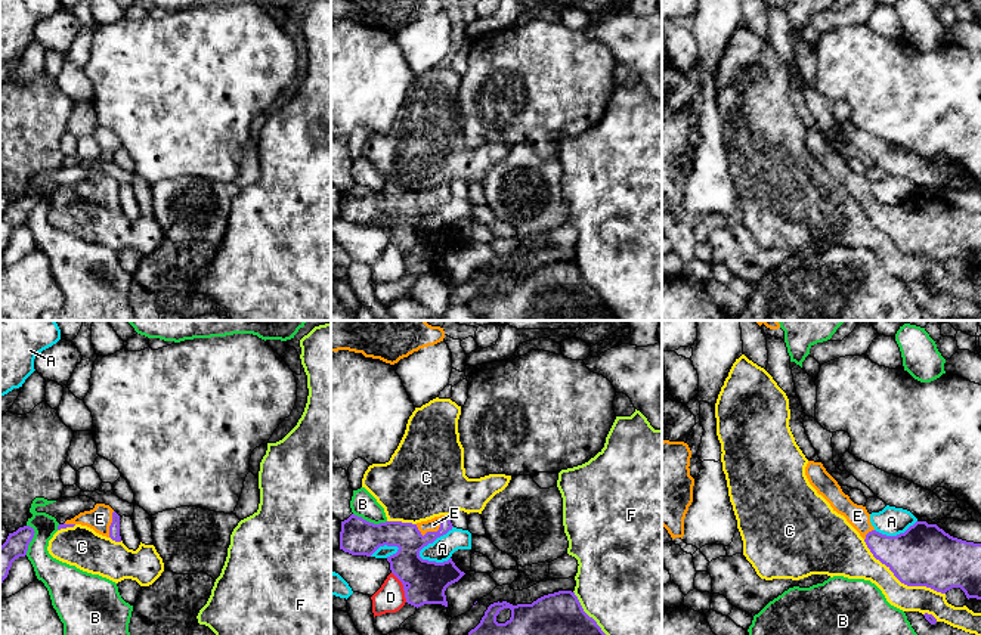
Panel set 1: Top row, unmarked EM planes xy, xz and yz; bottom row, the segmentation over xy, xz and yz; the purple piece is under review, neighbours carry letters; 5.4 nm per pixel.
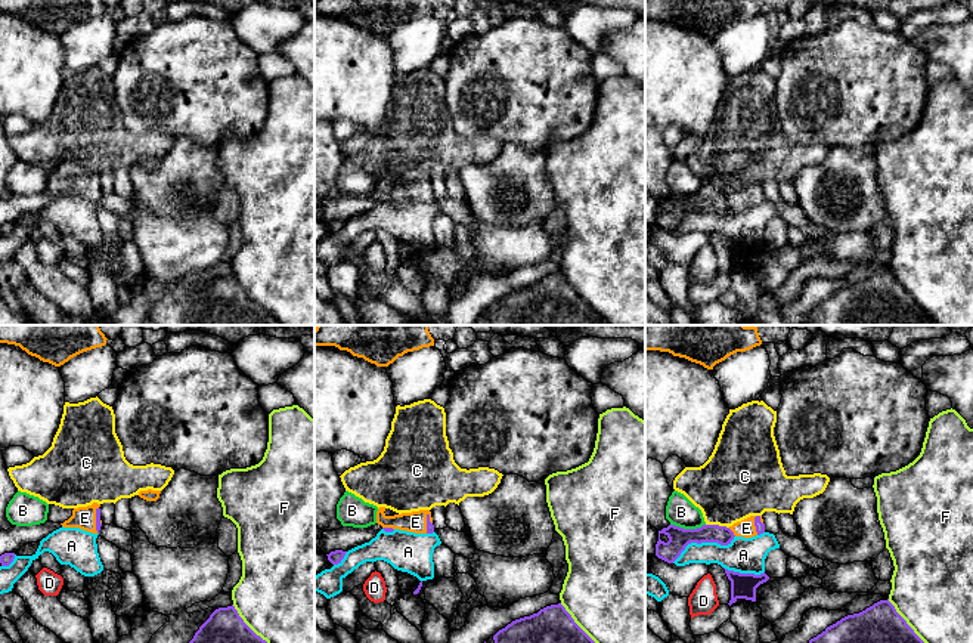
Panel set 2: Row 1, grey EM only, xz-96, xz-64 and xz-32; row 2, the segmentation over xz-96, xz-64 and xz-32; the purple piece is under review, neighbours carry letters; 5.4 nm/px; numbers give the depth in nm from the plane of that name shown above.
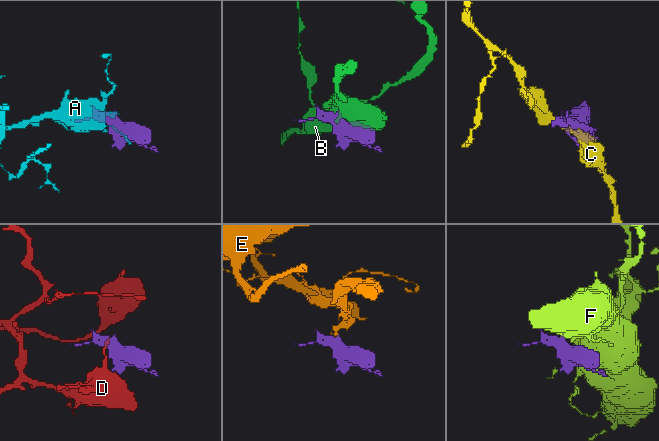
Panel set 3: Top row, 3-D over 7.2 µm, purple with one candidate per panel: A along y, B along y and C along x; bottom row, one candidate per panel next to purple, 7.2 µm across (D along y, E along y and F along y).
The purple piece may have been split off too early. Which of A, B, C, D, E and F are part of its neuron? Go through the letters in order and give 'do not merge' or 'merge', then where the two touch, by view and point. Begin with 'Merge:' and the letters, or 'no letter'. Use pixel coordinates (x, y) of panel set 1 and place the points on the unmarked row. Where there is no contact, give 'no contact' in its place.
Merge: E
A: do not merge | xz (433, 210)
B: do not merge | xz (368, 191)
C: do not merge | yz (901, 251)
D: do not merge | xz (404, 256)
E: merge | xz (435, 201)
F: do not merge | xz (594, 290)

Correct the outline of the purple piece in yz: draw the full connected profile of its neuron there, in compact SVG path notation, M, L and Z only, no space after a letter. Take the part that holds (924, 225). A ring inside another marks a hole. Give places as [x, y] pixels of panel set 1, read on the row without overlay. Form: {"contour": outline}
{"contour": "M808 130L805 145L901 253L941 263L960 257L968 269L981 269L981 213L953 207L926 190L916 190L897 205L882 204L872 195L866 176L854 173L821 131Z"}

